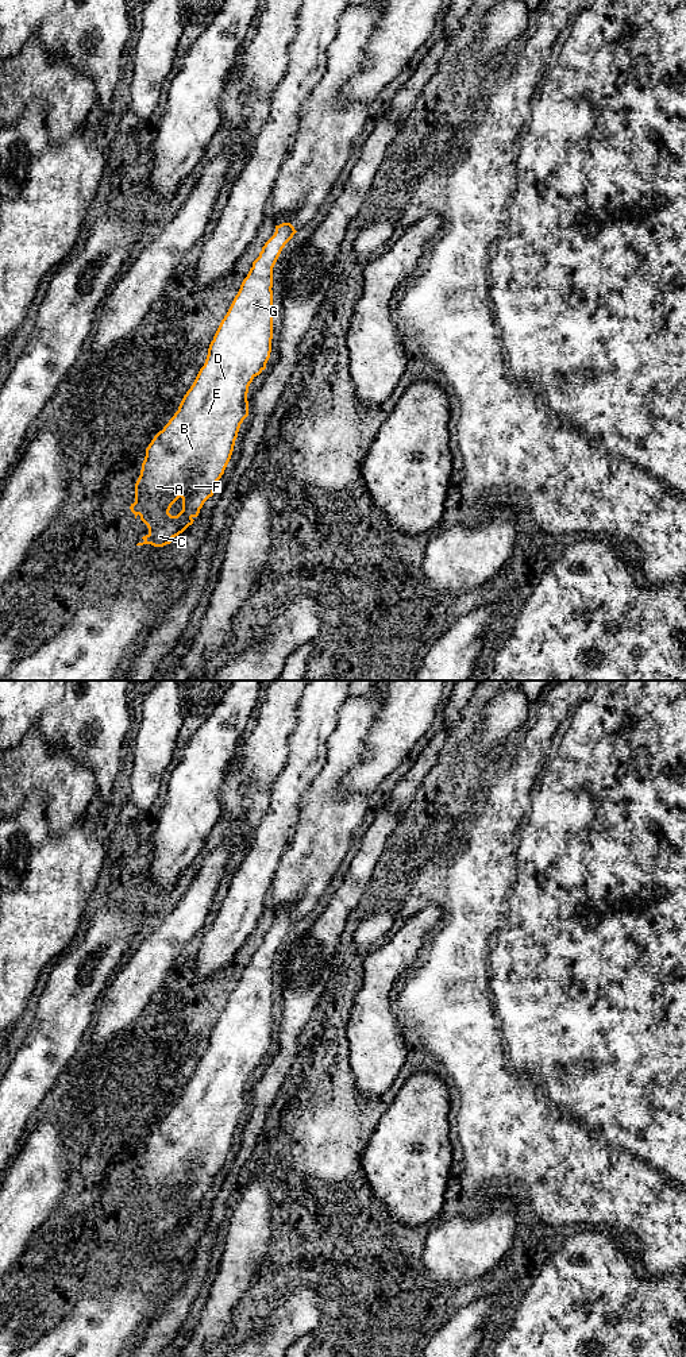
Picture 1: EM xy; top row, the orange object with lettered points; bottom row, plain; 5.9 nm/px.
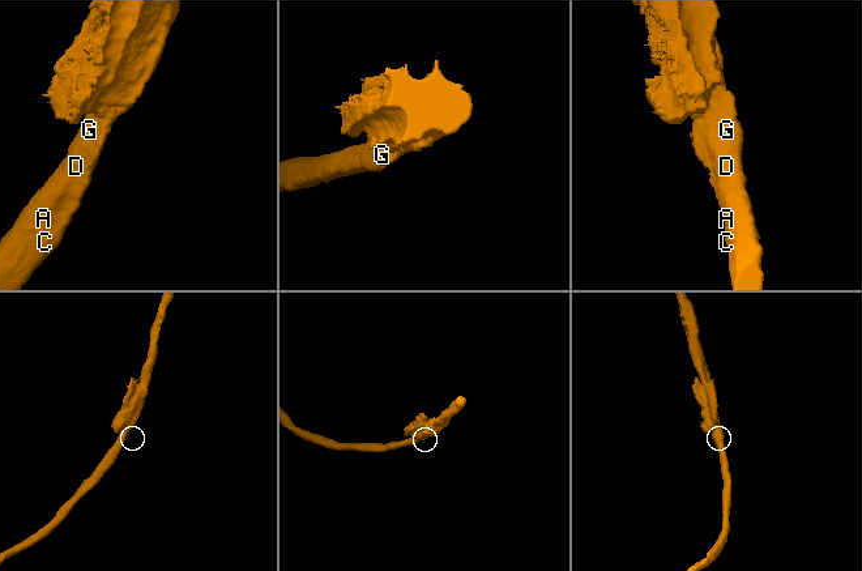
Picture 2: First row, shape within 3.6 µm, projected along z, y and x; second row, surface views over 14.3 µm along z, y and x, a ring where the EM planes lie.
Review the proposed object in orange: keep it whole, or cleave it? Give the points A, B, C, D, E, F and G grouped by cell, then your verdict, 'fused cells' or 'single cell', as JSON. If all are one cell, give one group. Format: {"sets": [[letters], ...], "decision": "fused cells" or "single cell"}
{"sets": [["A", "B", "C", "D", "E", "F", "G"]], "decision": "single cell"}

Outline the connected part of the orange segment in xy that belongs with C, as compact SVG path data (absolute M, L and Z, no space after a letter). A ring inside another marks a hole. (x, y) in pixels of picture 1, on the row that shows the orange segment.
M282 223L280 225L275 225L275 232L274 235L265 243L265 246L262 247L262 251L259 252L259 257L253 262L253 267L250 269L247 277L243 280L240 289L238 292L238 294L235 296L227 315L224 316L224 319L221 320L213 340L209 344L208 348L208 355L205 359L204 366L200 369L193 385L190 386L190 389L186 392L186 394L184 396L178 410L174 413L174 416L169 420L169 423L163 427L162 431L159 431L154 439L151 440L151 443L149 444L149 447L146 448L146 456L144 460L142 463L142 470L140 470L140 475L135 483L135 502L131 504L130 509L131 512L136 516L140 516L140 520L147 525L149 528L149 533L146 536L143 536L142 539L144 540L143 543L138 543L136 546L143 546L143 544L151 544L154 547L163 547L166 544L170 544L172 540L178 536L180 533L182 533L189 525L193 524L193 518L199 516L200 509L203 508L204 502L213 496L215 491L215 485L217 483L217 481L221 478L221 475L224 474L224 470L231 459L232 451L234 451L234 446L235 446L235 440L238 437L238 432L240 428L240 424L243 423L243 420L248 416L248 401L247 401L247 393L248 393L248 386L253 382L253 379L259 375L265 369L266 369L266 363L270 358L270 352L271 352L271 339L273 339L273 267L282 251L282 248L285 247L285 244L293 238L293 235L297 231L294 230L294 227L290 223ZM182 498L182 510L177 514L177 516L172 516L169 513L172 505L178 500Z

